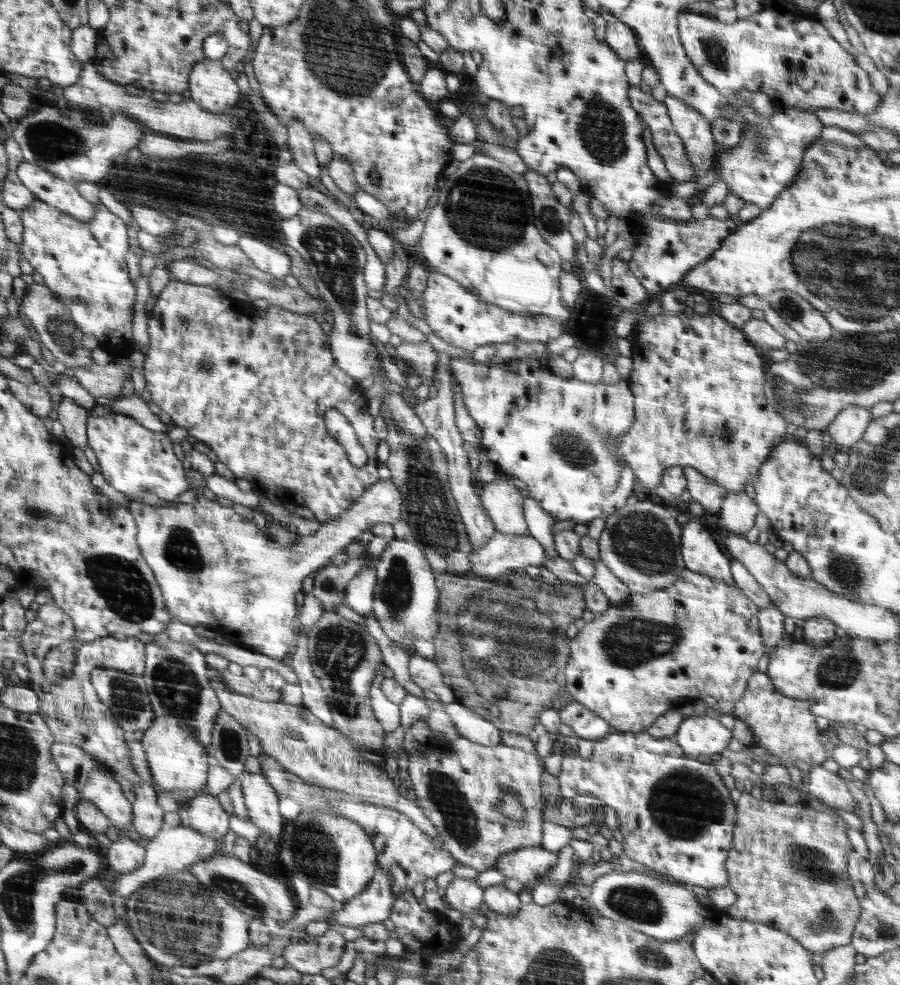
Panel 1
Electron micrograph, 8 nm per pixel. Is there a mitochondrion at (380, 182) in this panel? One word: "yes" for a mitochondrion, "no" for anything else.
no

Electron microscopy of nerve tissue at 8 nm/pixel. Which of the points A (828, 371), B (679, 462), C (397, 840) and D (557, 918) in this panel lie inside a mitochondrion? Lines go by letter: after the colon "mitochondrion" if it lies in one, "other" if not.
A: mitochondrion
B: other
C: other
D: other

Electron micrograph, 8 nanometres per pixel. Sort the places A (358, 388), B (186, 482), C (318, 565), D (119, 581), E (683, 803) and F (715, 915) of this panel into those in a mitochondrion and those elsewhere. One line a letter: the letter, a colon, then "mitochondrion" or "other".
A: other
B: other
C: other
D: mitochondrion
E: mitochondrion
F: other

